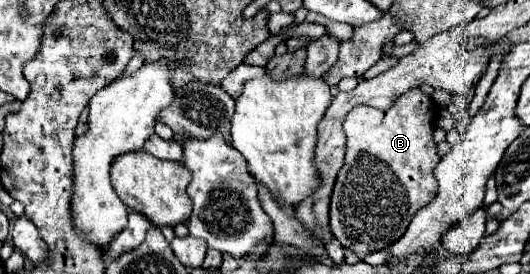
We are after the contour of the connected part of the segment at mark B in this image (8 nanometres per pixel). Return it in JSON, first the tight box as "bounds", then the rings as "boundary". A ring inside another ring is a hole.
{"bounds":[331,87,439,257],"boundary":[[[419,87],[409,89],[401,95],[395,105],[387,111],[379,111],[369,105],[357,105],[351,109],[343,121],[343,131],[347,139],[345,163],[337,173],[333,197],[331,197],[331,231],[335,239],[341,241],[343,247],[349,247],[359,257],[391,247],[411,223],[413,215],[435,199],[437,181],[433,177],[433,169],[439,163],[437,145],[431,137],[435,129],[435,105],[429,95],[425,95]]]}

